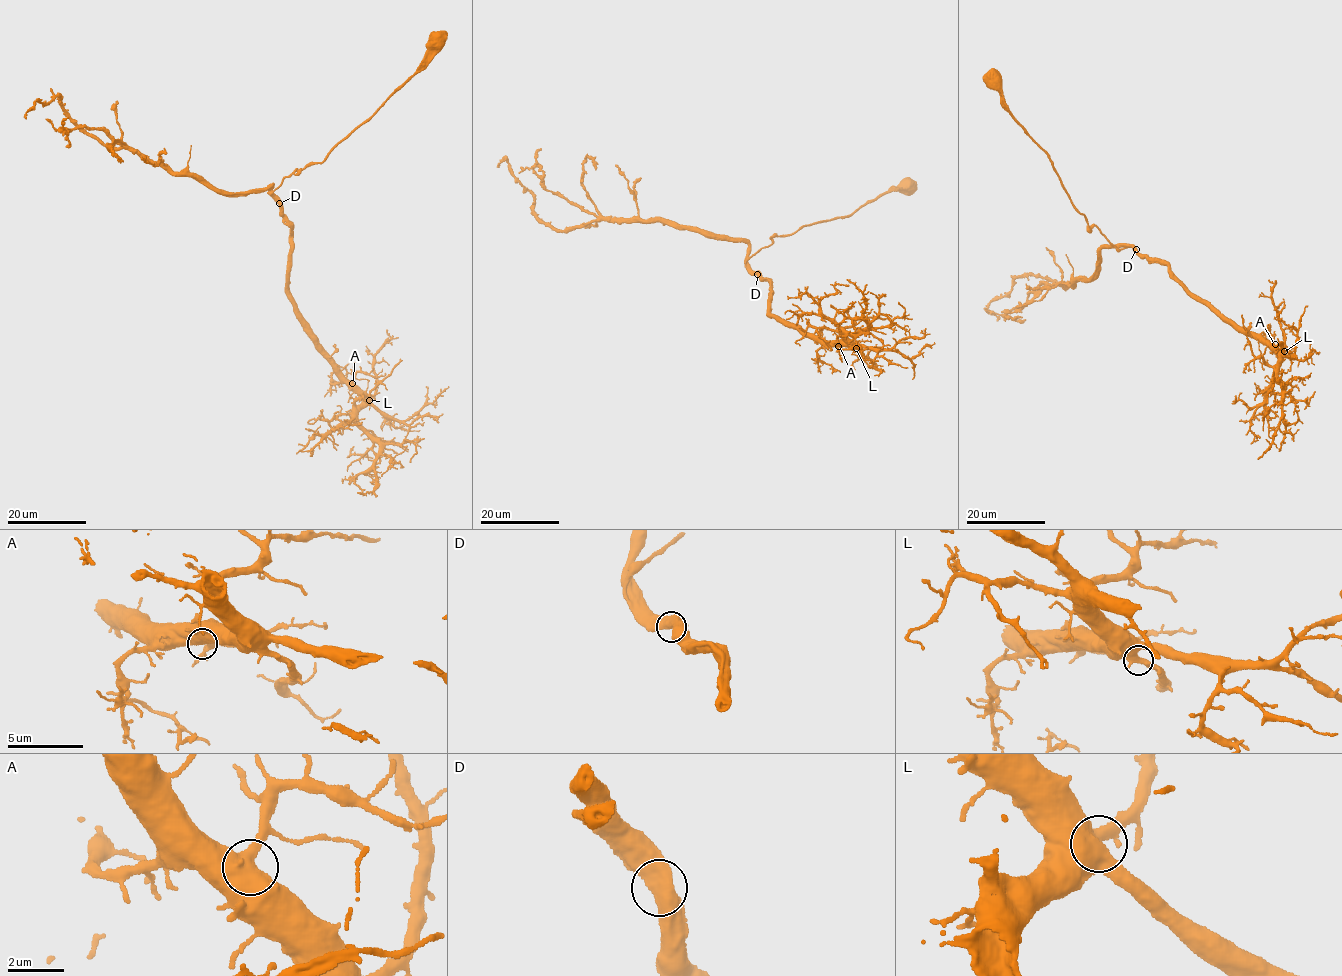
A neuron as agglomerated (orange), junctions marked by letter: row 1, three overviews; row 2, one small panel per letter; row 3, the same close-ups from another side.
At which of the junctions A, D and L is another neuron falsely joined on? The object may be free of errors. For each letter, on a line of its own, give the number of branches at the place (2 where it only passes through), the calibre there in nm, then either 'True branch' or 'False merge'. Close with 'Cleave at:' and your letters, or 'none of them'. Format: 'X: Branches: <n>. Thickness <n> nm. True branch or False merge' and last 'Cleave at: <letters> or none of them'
A: Branches: 2. Thickness 500 nm. True branch
D: Branches: 2. Thickness 600 nm. True branch
L: Branches: 2. Thickness 500 nm. True branch
Cleave at: none of them

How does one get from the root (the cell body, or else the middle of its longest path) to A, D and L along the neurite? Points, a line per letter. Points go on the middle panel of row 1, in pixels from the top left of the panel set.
A: (906, 186), (843, 217), (773, 235), (746, 261), (769, 281), (771, 313), (838, 346)
D: (906, 186), (894, 186), (843, 217), (771, 236), (772, 243), (746, 261), (745, 266), (757, 273)
L: (906, 186), (843, 217), (773, 235), (745, 264), (769, 281), (771, 313), (829, 344), (856, 348)

